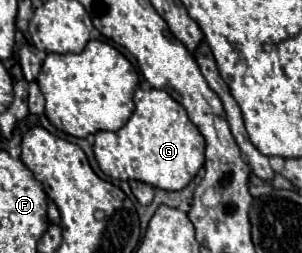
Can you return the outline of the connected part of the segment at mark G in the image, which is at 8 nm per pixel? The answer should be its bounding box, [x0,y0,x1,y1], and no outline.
[94,90,204,190]

